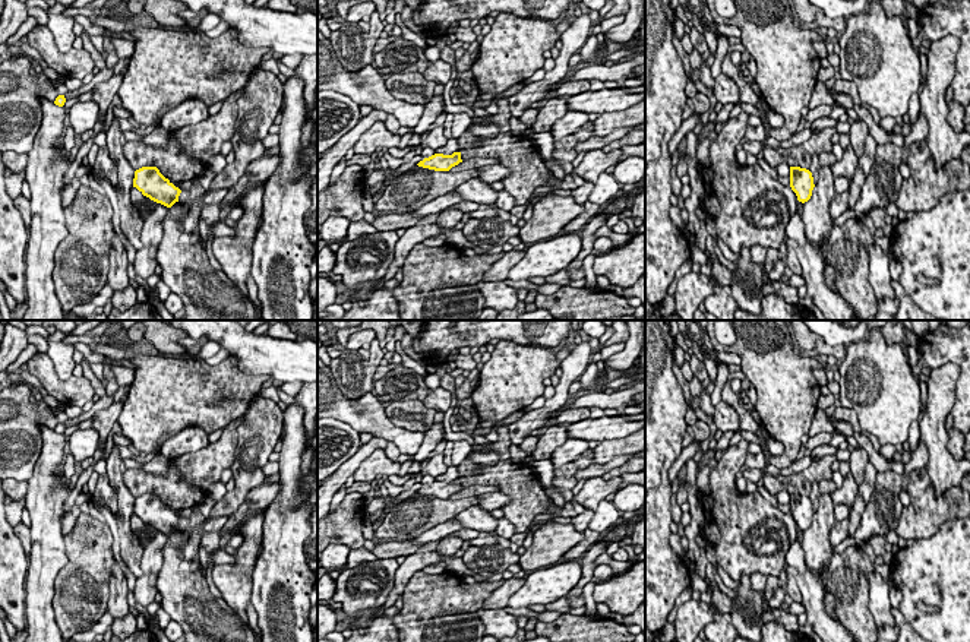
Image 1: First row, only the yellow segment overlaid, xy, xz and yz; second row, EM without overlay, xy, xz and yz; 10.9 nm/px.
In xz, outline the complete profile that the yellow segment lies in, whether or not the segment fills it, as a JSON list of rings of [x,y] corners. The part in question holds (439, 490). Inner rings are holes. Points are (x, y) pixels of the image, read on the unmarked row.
[[[454,480],[452,483],[435,481],[429,486],[424,486],[417,493],[435,499],[449,499],[459,490],[462,490],[461,480]]]

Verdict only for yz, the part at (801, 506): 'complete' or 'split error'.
complete

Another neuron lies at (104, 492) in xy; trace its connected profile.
[[[108,474],[98,477],[92,497],[95,502],[94,507],[99,507],[99,503],[104,502],[110,507],[111,513],[117,512],[117,491],[111,487]]]

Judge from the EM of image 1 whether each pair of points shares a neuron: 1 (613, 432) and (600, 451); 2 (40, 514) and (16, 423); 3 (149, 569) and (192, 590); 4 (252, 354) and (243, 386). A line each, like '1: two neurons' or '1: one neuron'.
1: two neurons
2: two neurons
3: two neurons
4: two neurons

